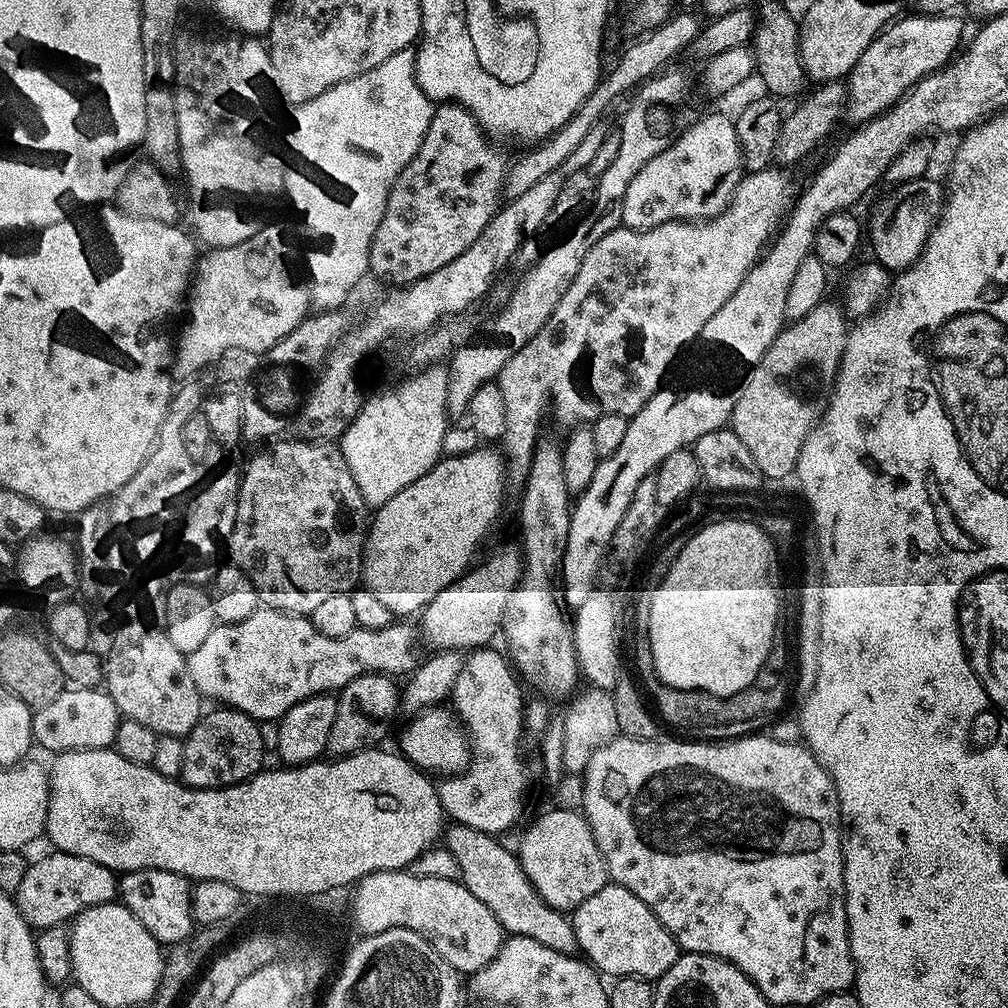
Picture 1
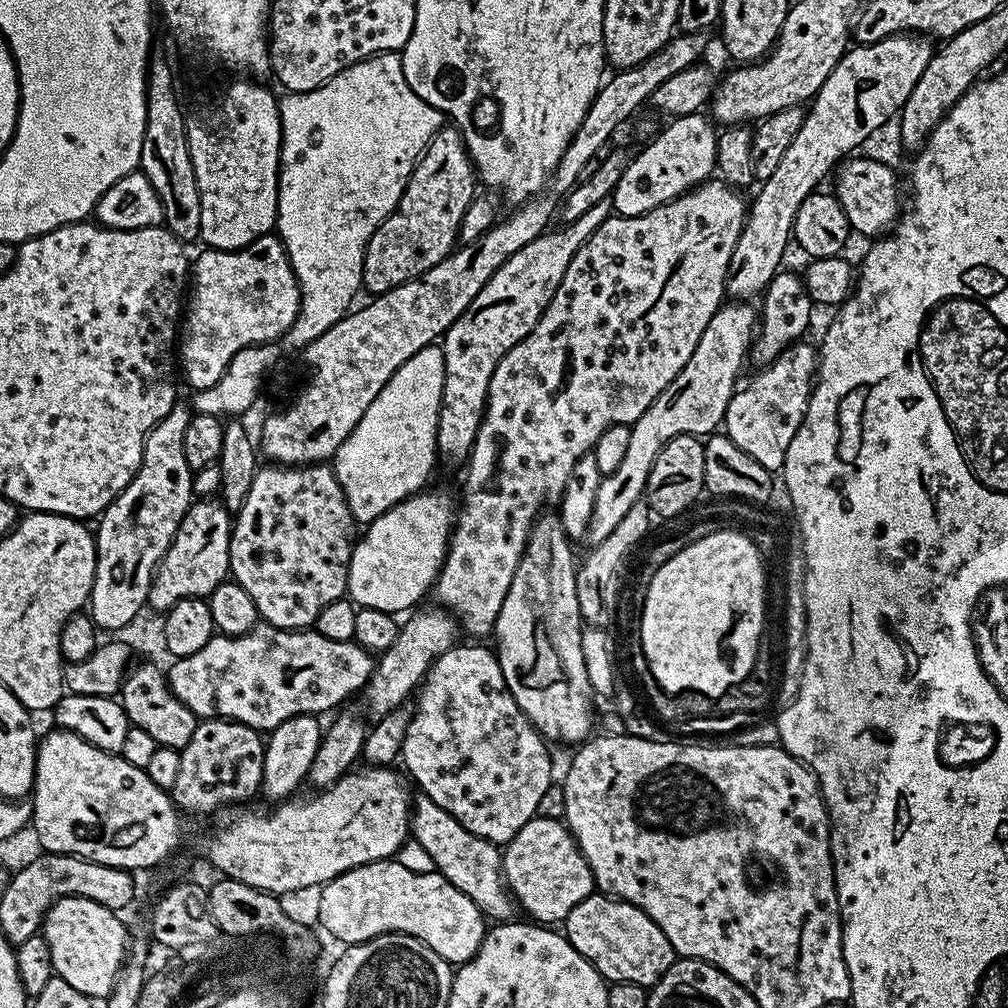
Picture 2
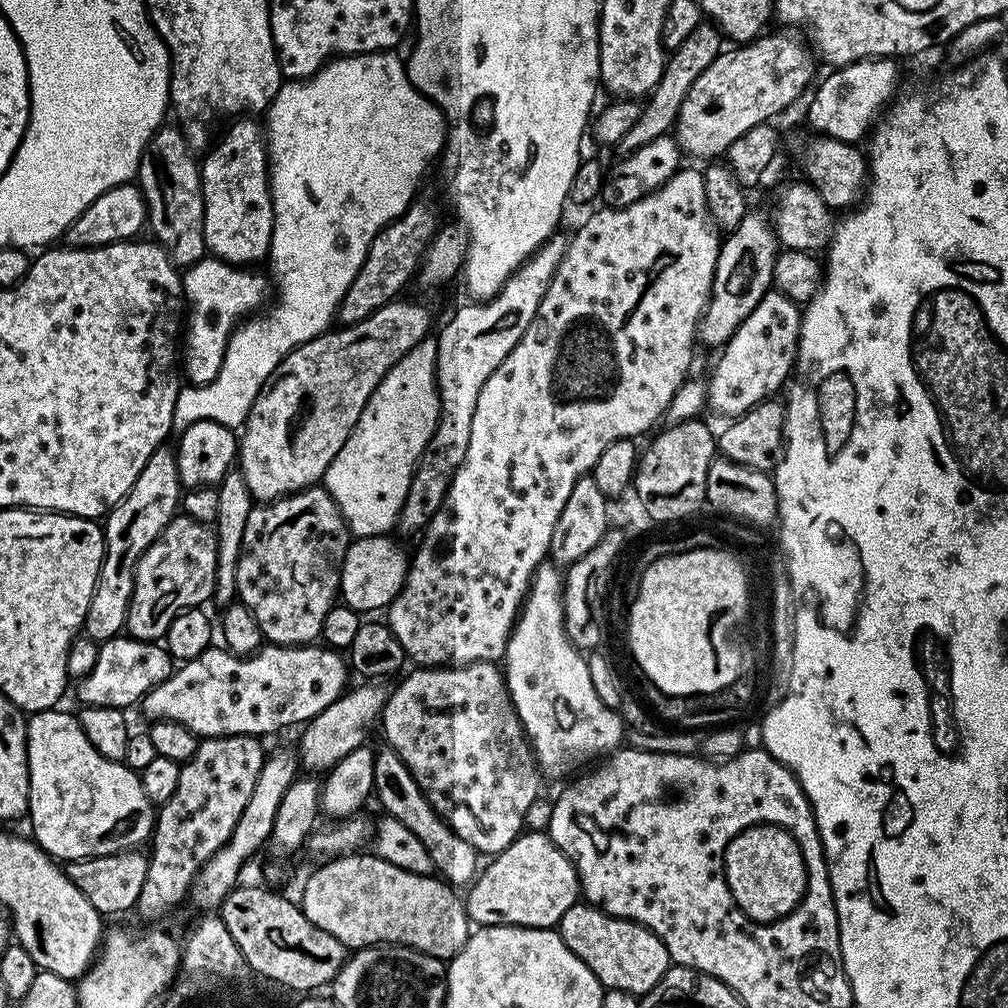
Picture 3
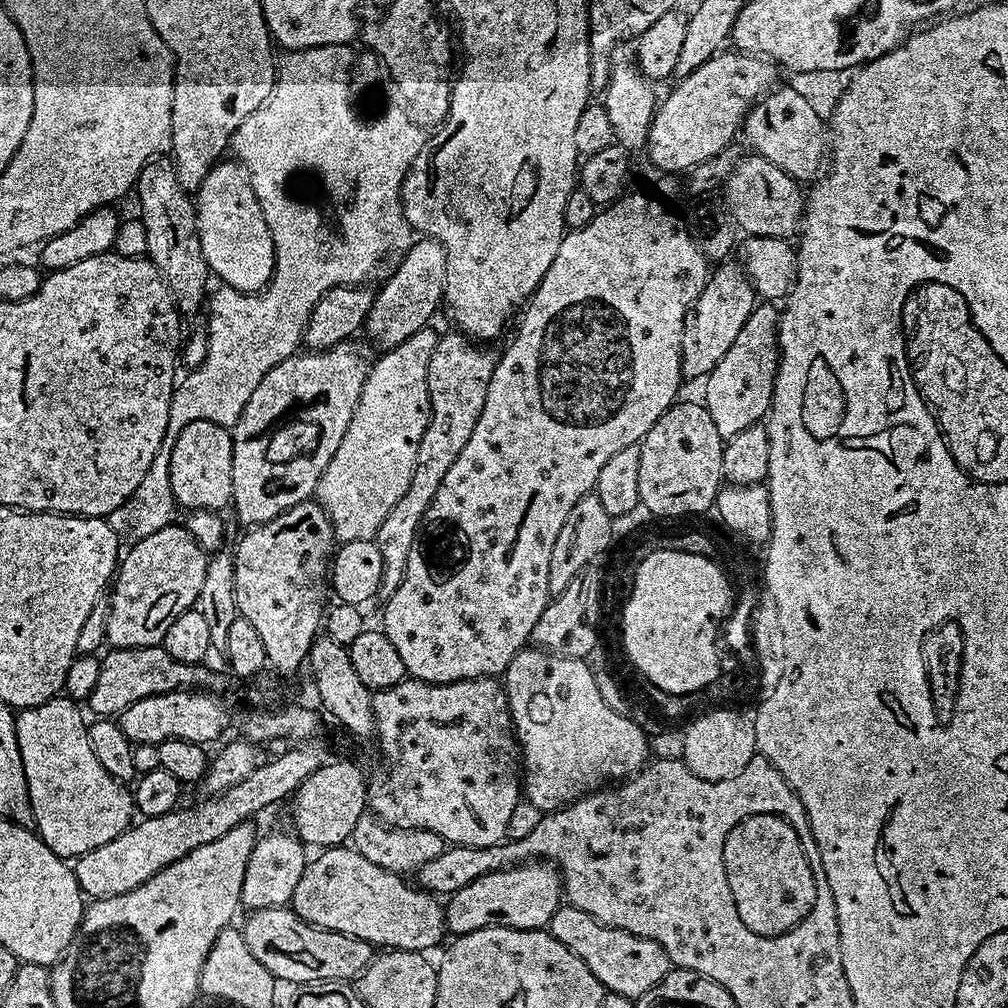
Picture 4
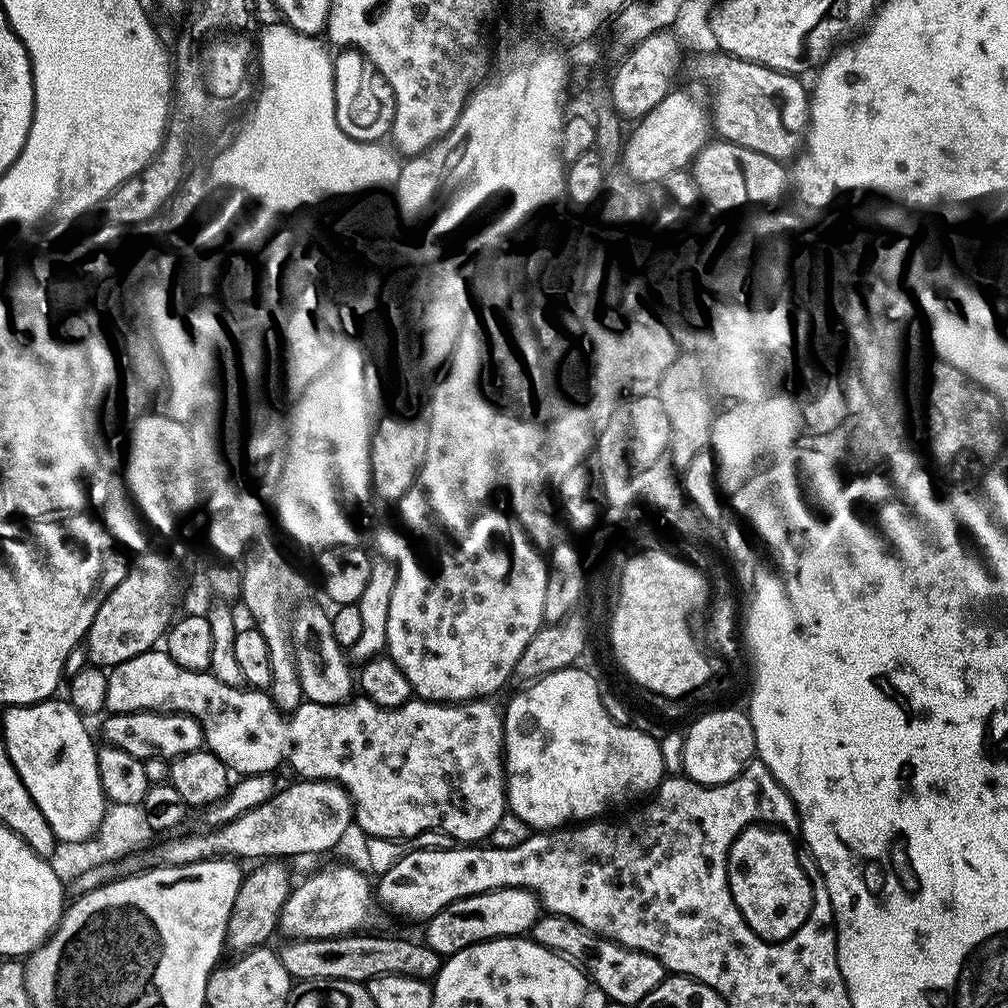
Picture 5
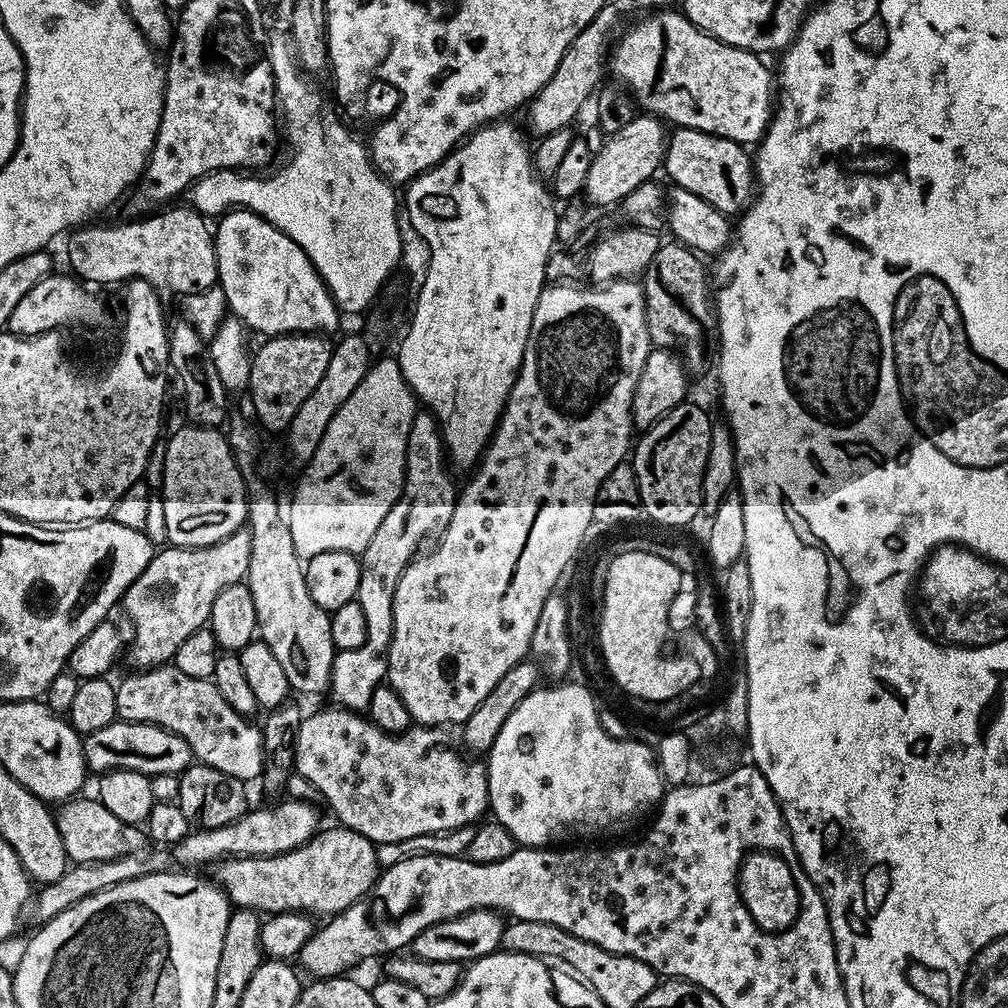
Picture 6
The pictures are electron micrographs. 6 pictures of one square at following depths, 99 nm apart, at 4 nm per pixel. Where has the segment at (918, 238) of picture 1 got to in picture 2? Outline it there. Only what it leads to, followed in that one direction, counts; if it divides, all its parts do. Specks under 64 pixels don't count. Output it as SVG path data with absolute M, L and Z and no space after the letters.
M848 158L839 165L838 171L835 173L836 176L836 188L834 187L834 195L837 200L840 201L842 210L846 210L846 218L848 224L851 226L853 233L858 237L860 236L872 236L868 238L880 238L885 235L895 225L896 221L900 219L902 215L902 203L900 204L900 180L896 177L896 172L888 164L883 164L880 160L852 160L856 158Z

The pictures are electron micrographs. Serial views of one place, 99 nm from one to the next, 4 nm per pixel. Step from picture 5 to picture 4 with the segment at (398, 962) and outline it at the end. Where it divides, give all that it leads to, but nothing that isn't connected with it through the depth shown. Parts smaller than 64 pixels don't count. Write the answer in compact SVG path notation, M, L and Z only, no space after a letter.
M291 907L263 908L252 912L249 917L249 920L242 924L246 946L250 946L250 954L254 954L254 958L258 958L258 962L262 962L262 966L266 966L266 970L270 970L270 974L275 976L277 981L284 983L285 980L288 984L300 984L299 986L352 982L374 959L374 946L370 942L341 932L332 932L329 928L315 928L314 925L307 924L297 912L292 911Z

